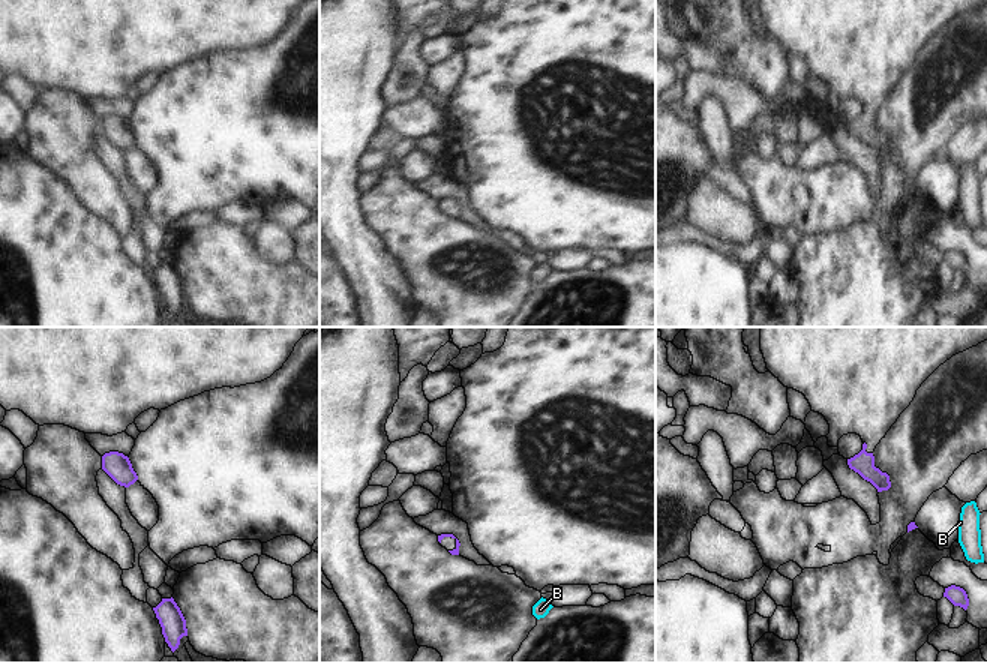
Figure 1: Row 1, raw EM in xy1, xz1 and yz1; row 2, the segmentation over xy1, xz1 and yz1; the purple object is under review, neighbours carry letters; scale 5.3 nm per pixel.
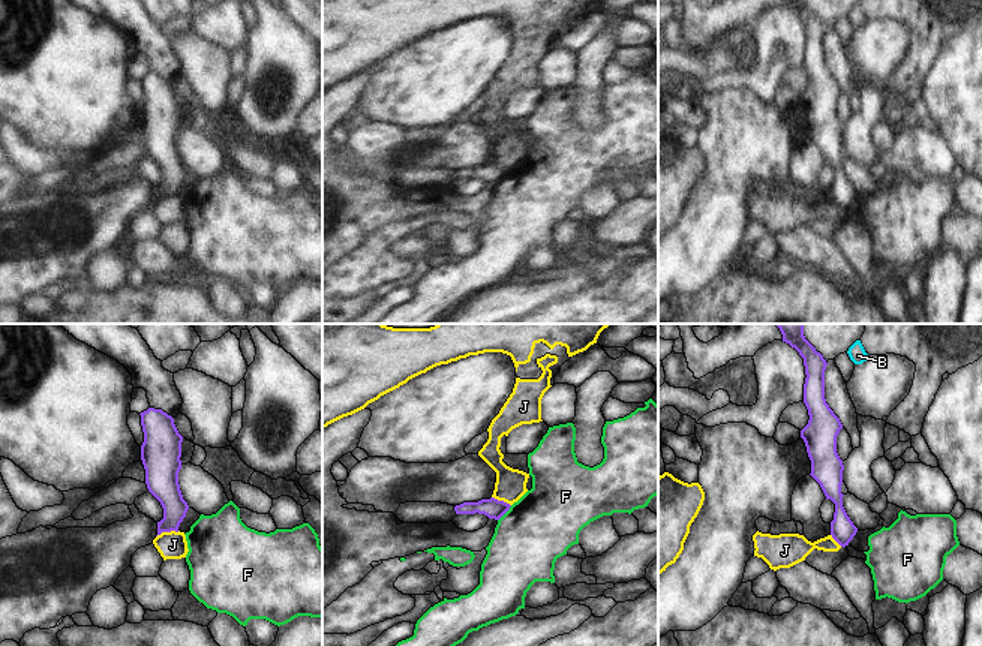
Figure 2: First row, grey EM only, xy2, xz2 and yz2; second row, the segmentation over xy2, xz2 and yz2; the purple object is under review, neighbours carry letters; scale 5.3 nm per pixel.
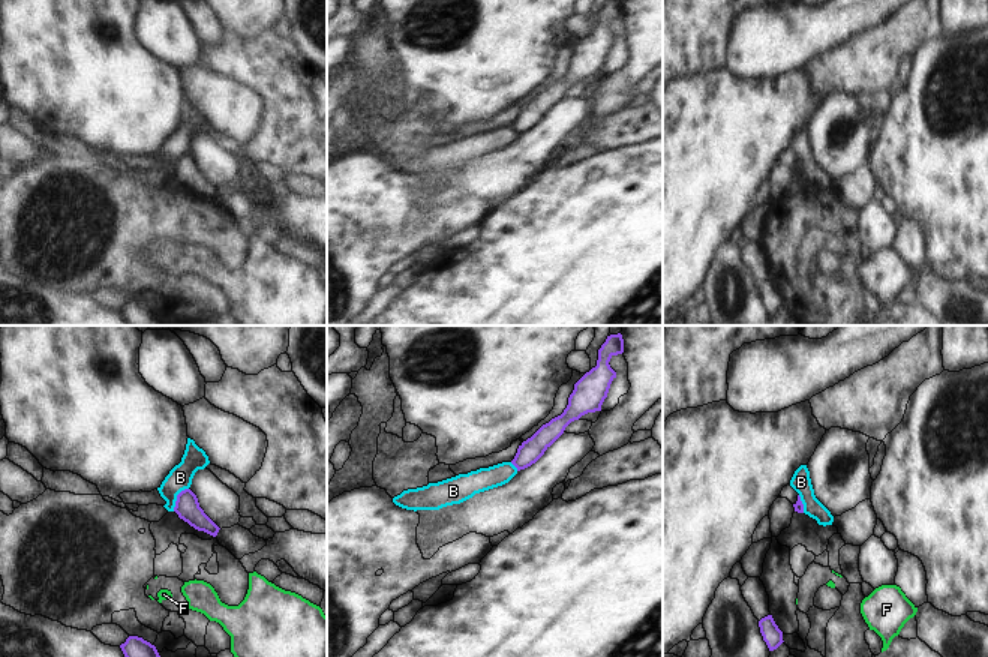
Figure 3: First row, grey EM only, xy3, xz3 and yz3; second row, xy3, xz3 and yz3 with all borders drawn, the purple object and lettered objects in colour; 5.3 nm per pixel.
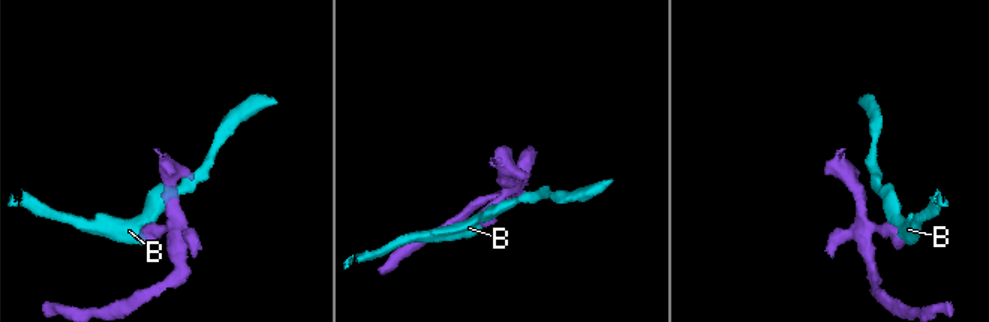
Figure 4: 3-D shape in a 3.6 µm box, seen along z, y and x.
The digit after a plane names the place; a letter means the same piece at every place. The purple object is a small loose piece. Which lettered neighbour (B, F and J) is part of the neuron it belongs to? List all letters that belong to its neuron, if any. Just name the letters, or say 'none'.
none

